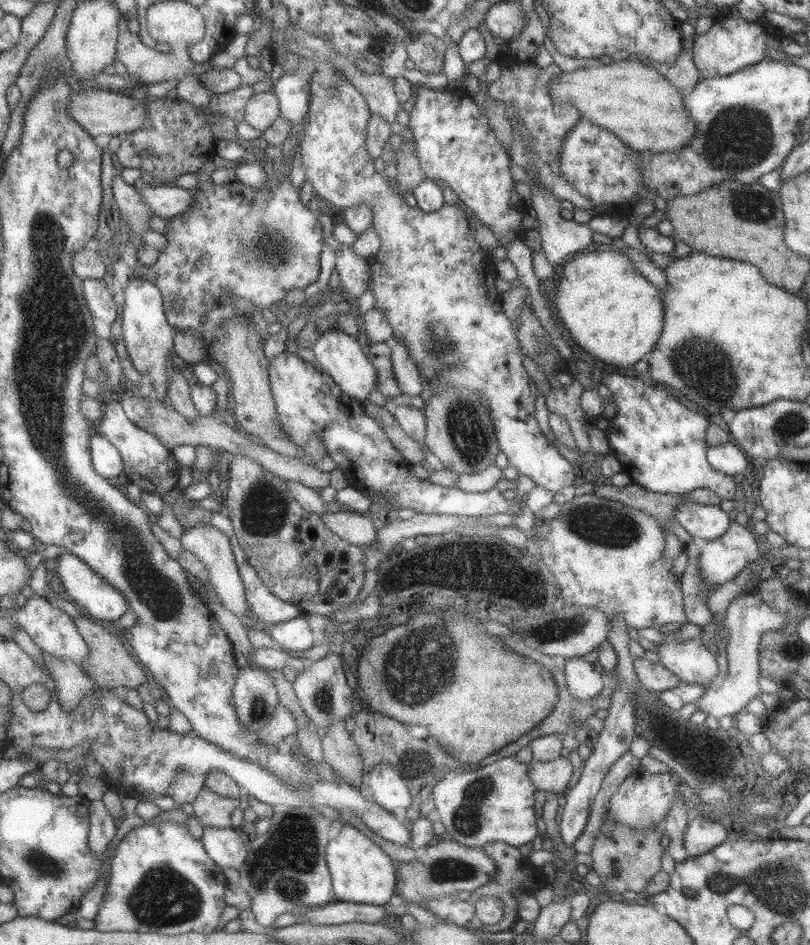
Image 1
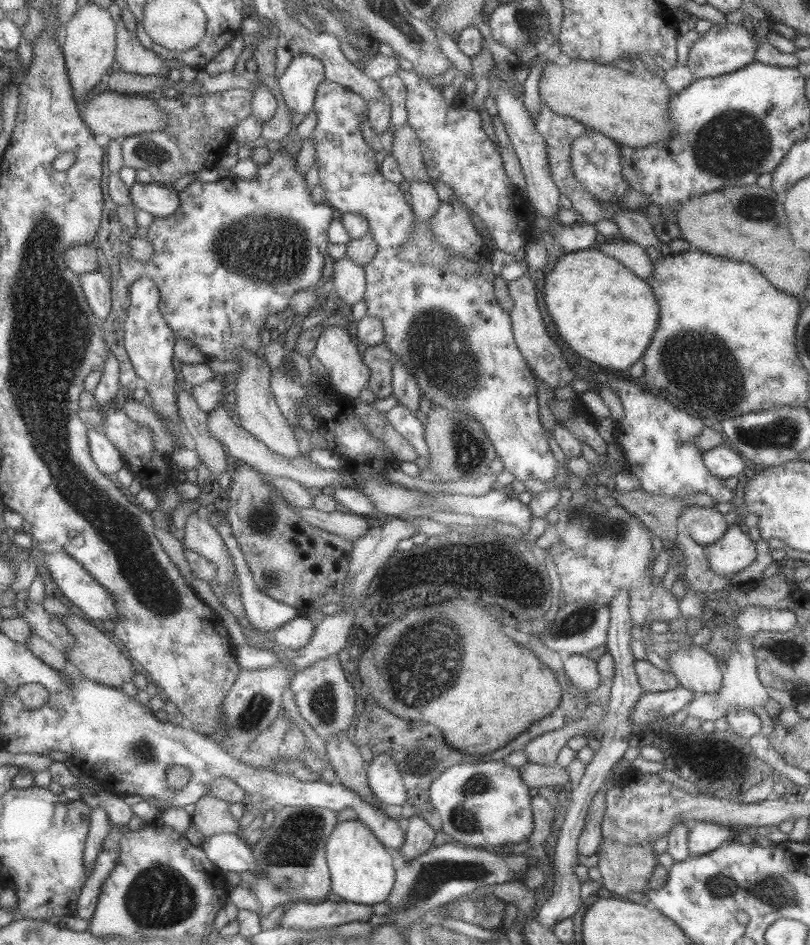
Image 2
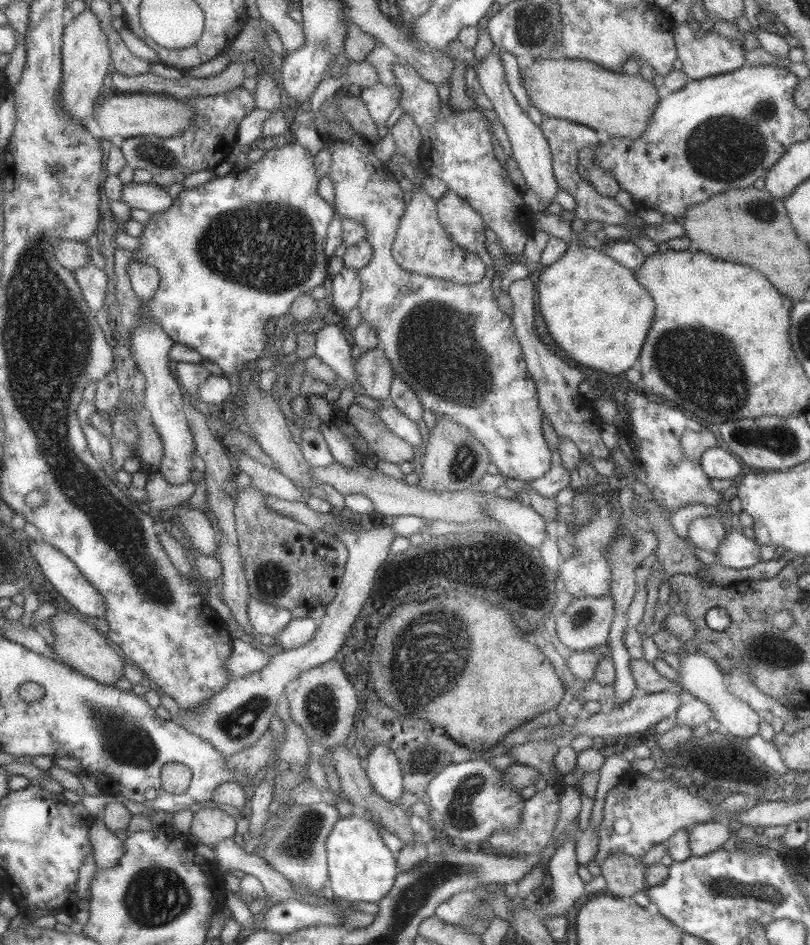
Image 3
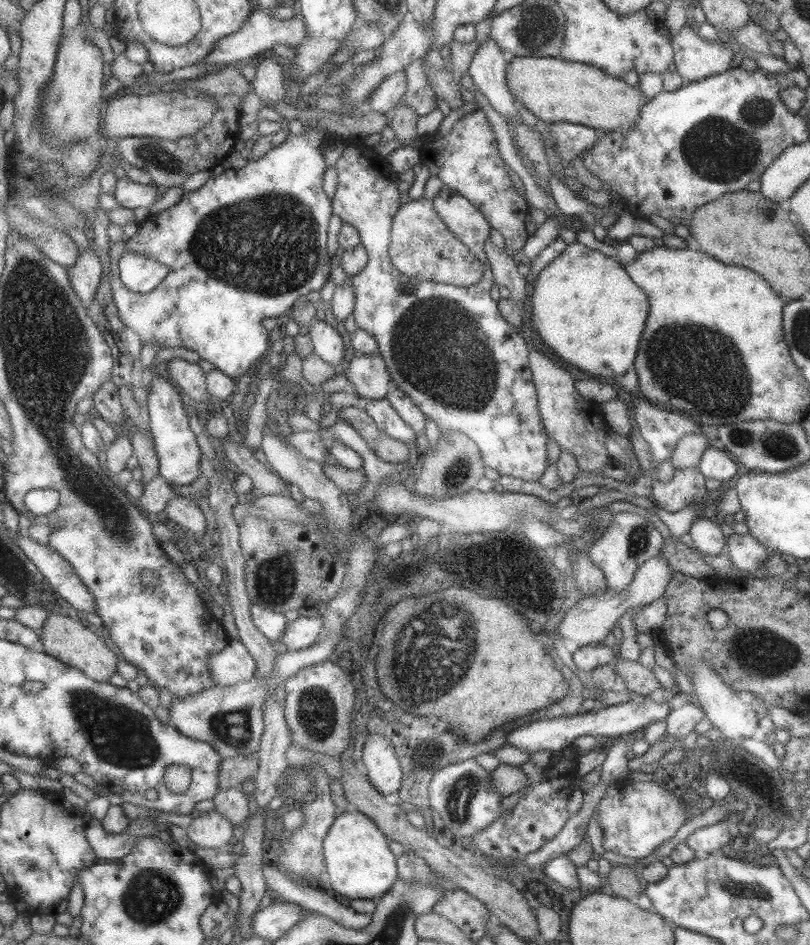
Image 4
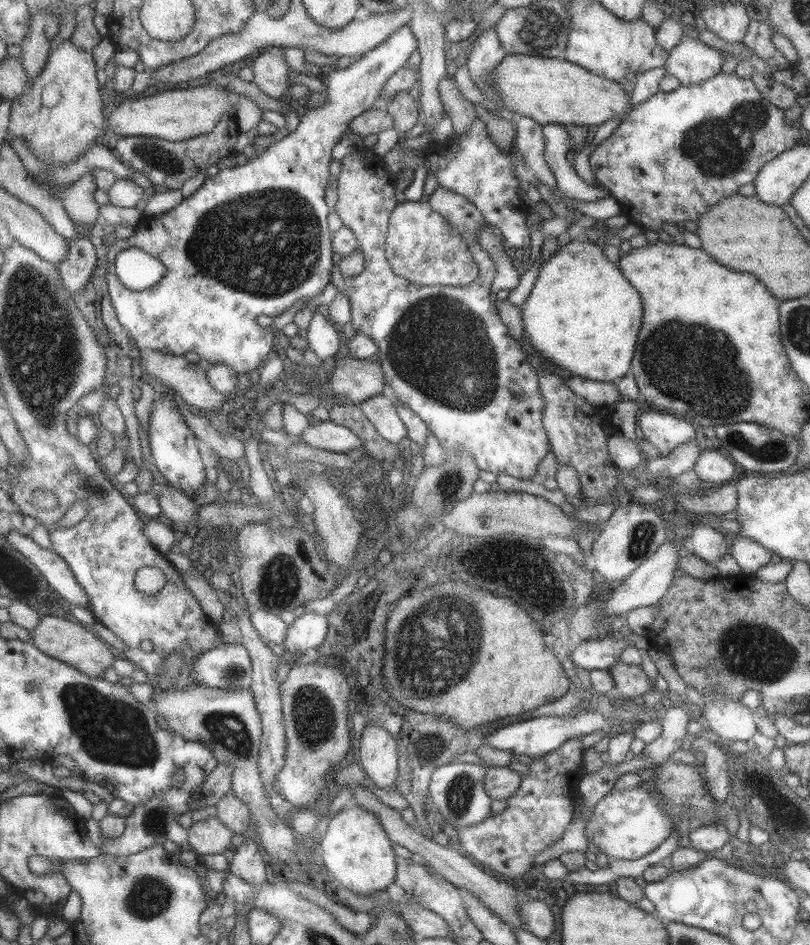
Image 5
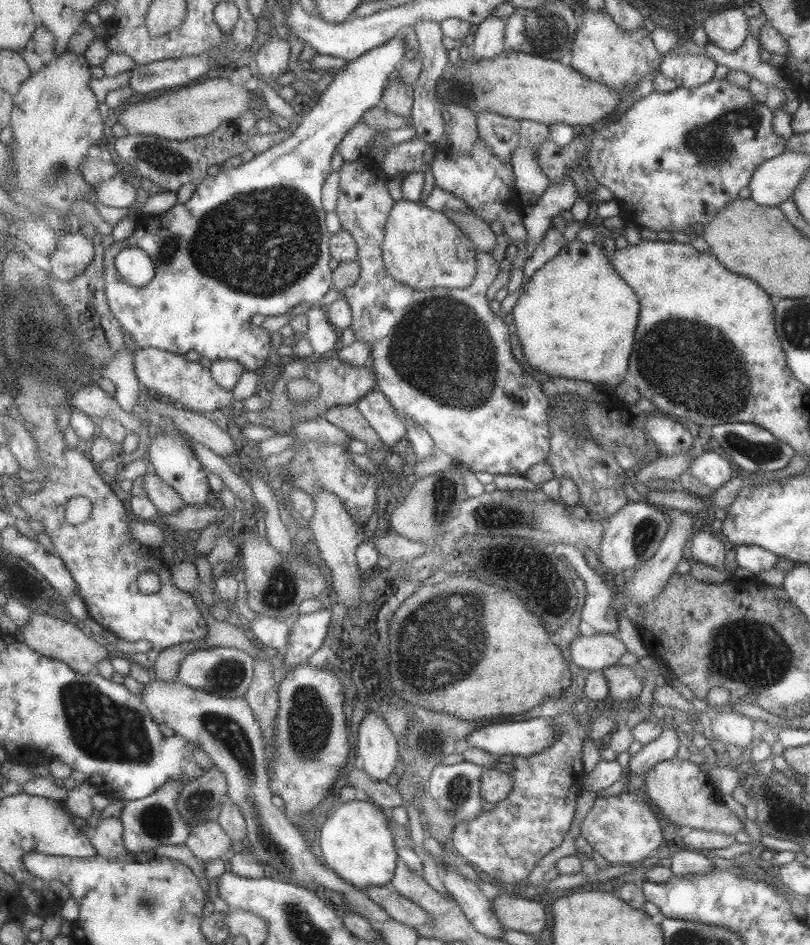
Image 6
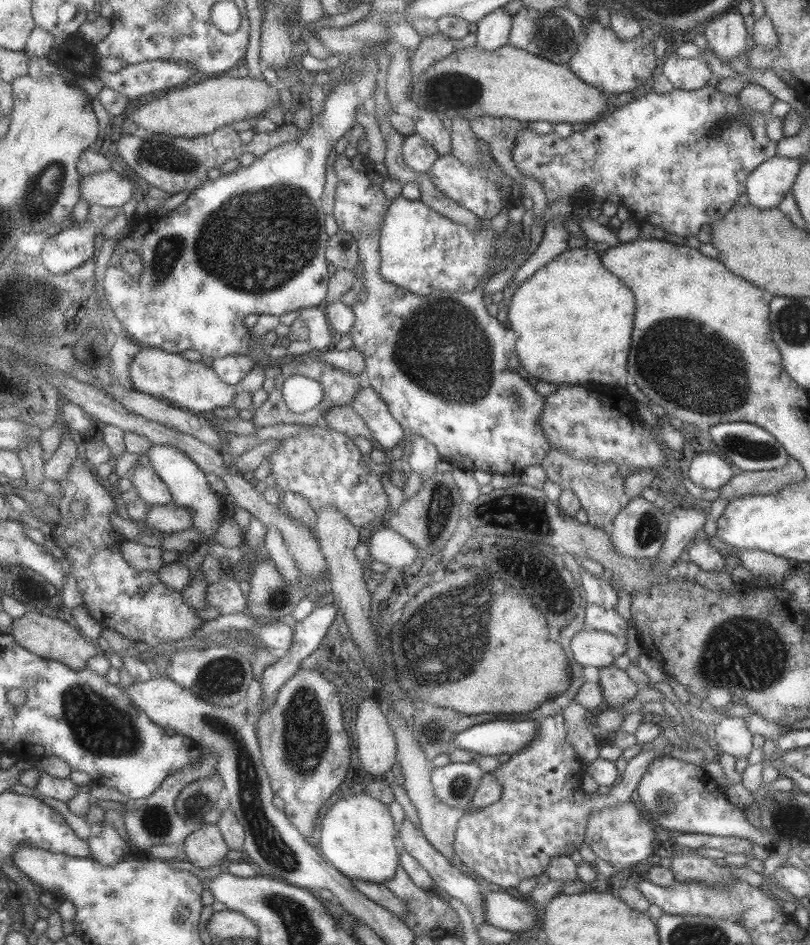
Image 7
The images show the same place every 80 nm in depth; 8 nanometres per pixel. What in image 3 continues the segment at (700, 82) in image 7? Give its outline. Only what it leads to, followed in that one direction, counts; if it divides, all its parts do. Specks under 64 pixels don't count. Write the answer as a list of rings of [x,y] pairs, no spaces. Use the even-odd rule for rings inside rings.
[[[687,23],[676,25],[672,32],[673,42],[676,48],[676,59],[681,62],[680,71],[689,80],[699,80],[705,77],[731,72],[744,64],[744,52],[741,49],[742,41],[727,39],[717,35],[714,31],[707,34],[696,35],[687,27]]]

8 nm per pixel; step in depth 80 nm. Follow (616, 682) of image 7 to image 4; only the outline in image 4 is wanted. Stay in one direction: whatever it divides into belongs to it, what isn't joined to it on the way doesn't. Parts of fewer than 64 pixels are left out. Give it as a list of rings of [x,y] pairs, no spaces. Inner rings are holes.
[[[623,659],[616,660],[614,664],[615,673],[625,685],[625,692],[631,691],[640,697],[661,693],[661,686],[654,678],[651,669],[645,668],[636,661],[629,662]]]

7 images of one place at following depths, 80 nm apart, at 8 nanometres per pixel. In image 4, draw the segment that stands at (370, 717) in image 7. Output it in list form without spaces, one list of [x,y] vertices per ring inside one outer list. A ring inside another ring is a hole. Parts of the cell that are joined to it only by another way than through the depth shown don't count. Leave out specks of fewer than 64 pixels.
[[[369,733],[363,741],[361,760],[375,790],[383,796],[398,792],[402,771],[388,738],[379,733]]]

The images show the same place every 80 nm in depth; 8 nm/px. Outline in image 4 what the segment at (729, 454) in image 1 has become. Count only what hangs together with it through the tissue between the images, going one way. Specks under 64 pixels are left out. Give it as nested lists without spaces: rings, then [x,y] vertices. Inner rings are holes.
[[[711,445],[703,451],[695,467],[705,478],[725,483],[737,472],[737,464],[727,452]]]

